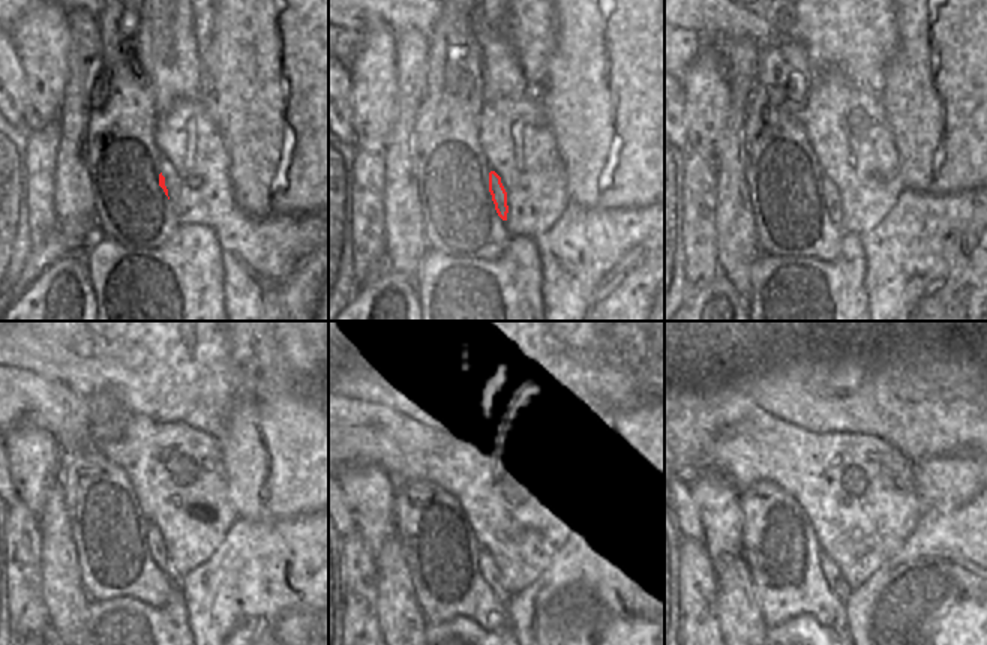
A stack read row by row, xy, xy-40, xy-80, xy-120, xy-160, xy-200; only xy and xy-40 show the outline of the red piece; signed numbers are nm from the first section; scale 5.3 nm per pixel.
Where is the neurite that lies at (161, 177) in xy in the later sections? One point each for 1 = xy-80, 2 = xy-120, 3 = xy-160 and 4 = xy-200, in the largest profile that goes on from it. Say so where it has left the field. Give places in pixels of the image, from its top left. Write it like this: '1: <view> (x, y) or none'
1: xy-80 (830, 192)
2: xy-120 (158, 551)
3: xy-160 (489, 569)
4: xy-200 (830, 572)

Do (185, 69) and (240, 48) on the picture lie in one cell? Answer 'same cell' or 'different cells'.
different cells

